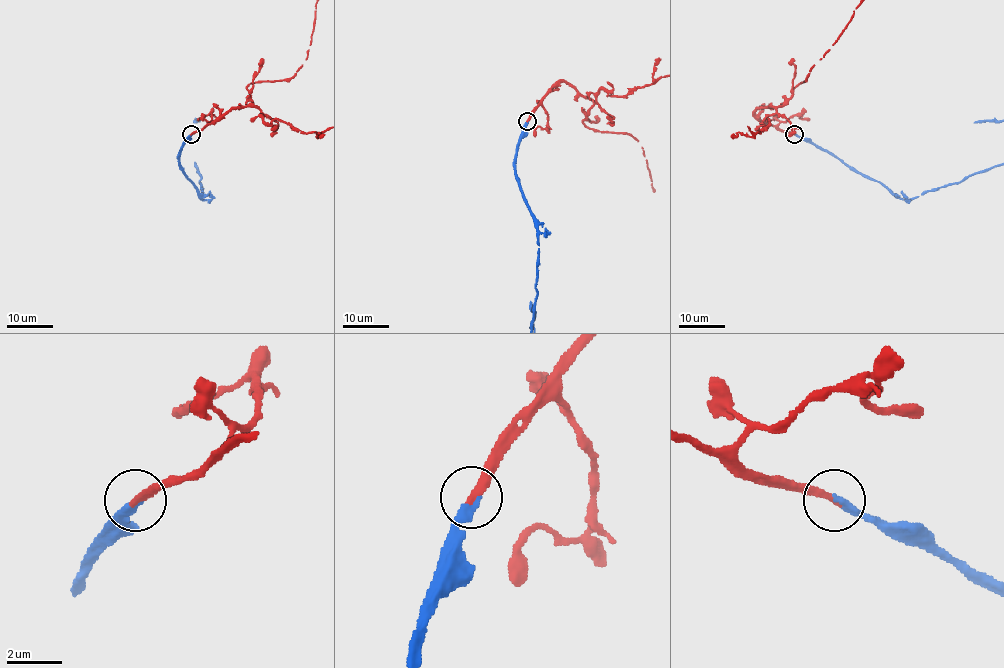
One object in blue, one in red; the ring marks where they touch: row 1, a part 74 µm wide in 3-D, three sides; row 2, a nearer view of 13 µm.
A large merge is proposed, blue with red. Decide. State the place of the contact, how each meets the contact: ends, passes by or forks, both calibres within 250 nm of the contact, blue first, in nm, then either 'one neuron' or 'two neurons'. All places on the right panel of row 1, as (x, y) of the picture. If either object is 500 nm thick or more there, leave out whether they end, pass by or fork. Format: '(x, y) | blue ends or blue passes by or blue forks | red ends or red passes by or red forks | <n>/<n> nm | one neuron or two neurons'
(794, 134) | blue ends | red ends | 320/320 nm | one neuron

